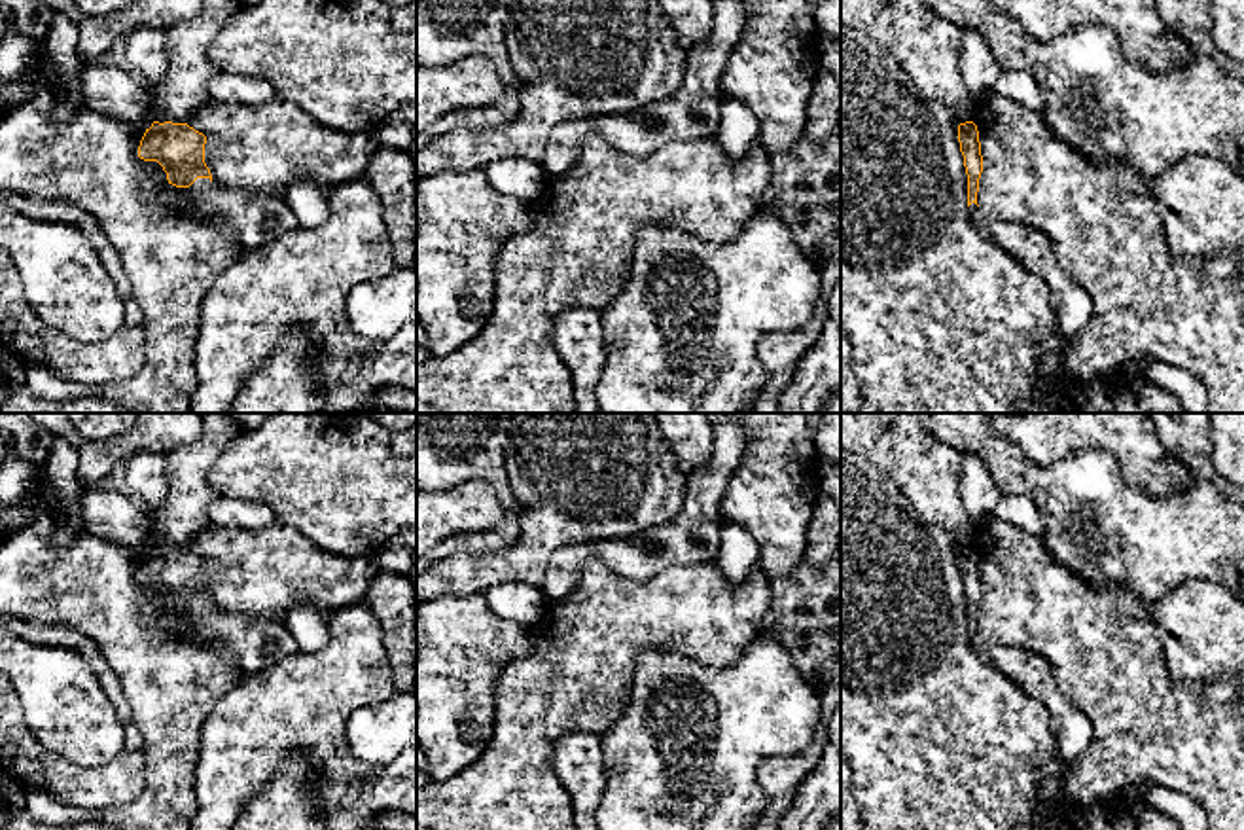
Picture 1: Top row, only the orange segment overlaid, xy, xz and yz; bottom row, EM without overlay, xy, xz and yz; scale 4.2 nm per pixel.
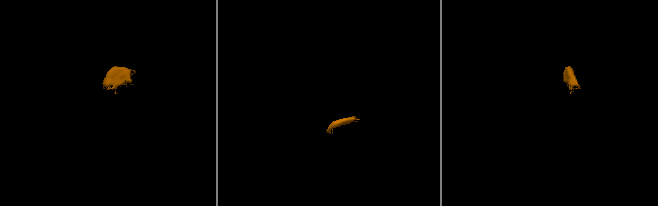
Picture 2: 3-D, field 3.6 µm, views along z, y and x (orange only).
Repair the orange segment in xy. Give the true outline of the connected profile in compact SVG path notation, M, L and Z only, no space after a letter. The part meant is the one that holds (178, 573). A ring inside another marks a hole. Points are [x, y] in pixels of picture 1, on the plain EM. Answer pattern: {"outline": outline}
{"outline": "M153 546L140 565L138 582L157 586L169 608L189 614L176 625L180 635L206 642L242 675L258 675L297 652L284 622L214 608L204 568L206 561L187 548Z"}

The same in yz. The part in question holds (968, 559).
{"outline": "M973 546L958 550L958 567L968 599L968 631L977 656L1015 682L1026 695L1041 701L1053 720L1058 758L1066 769L1074 766L1093 739L1093 724L1062 694L1047 659L1019 646L1002 646L985 641L977 631L979 603L983 597L983 580L979 555Z"}

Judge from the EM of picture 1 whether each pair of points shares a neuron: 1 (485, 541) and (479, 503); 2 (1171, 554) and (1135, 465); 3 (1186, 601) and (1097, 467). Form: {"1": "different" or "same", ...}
{"1": "different", "2": "different", "3": "different"}

